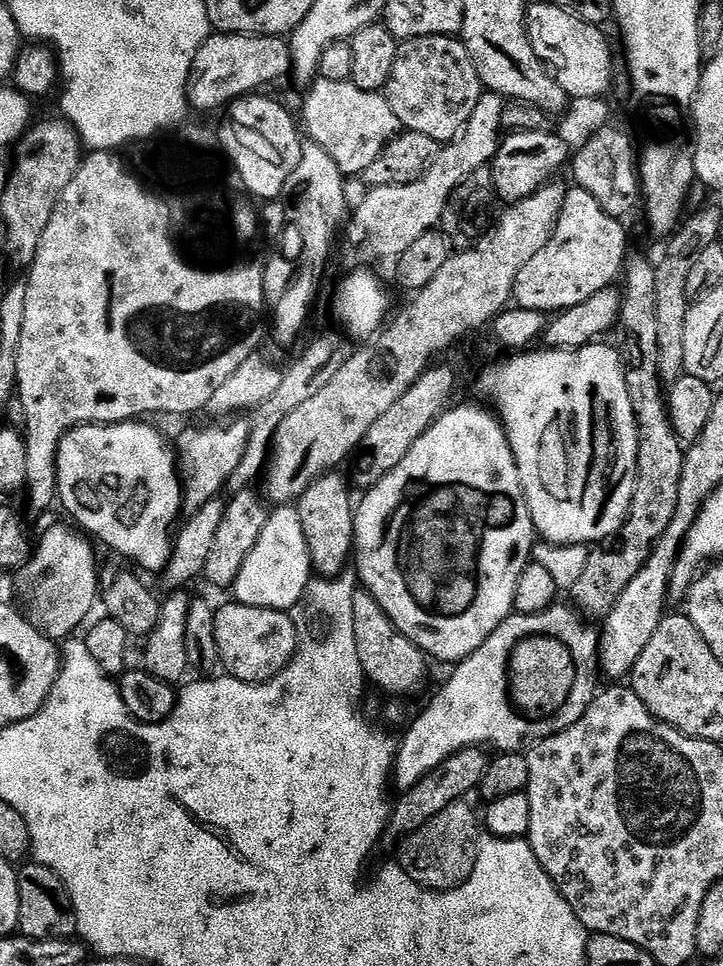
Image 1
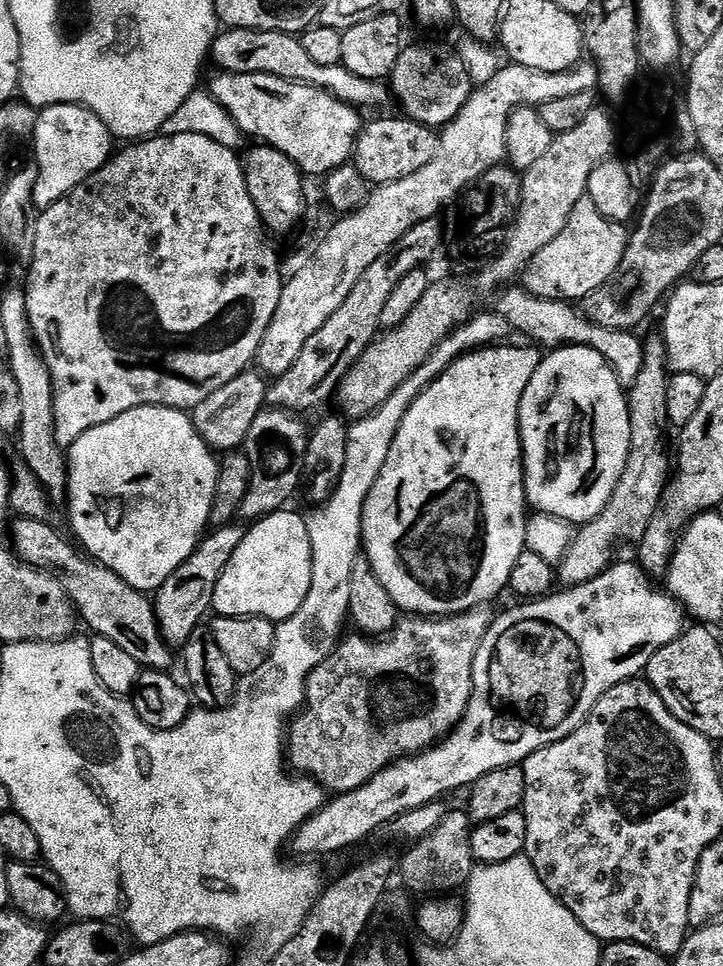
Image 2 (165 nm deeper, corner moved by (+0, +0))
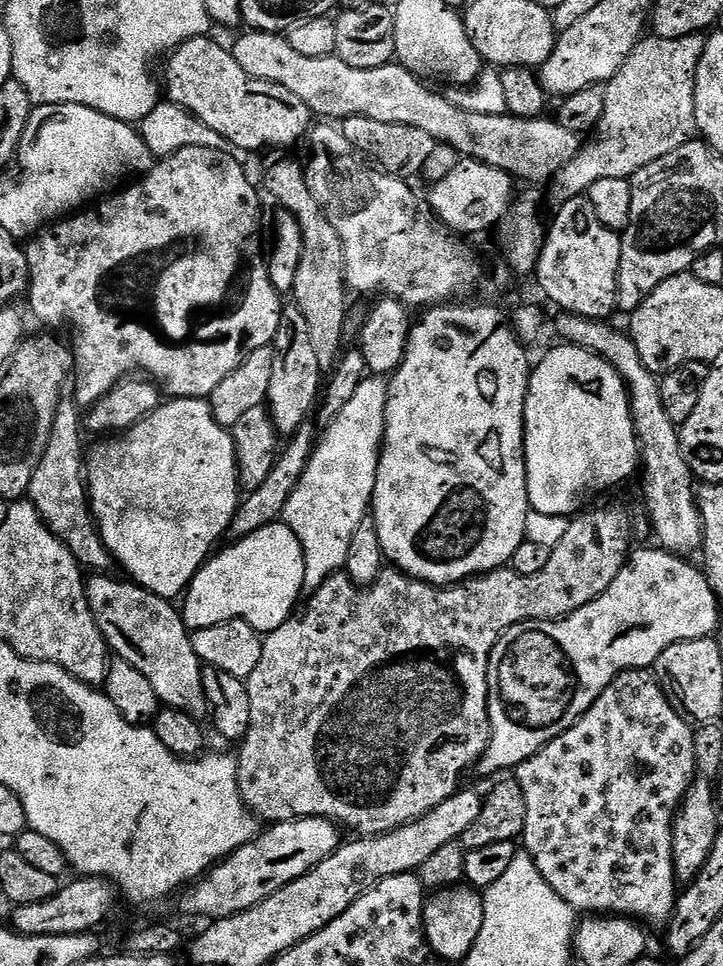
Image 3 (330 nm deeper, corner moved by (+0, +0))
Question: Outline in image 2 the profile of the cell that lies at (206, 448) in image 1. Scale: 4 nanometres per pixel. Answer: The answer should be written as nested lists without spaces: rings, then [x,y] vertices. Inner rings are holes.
[[[249,370],[226,382],[222,390],[214,390],[210,398],[198,402],[198,406],[191,409],[192,424],[209,448],[220,454],[234,452],[247,441],[254,418],[258,418],[258,414],[266,407],[268,385],[269,381],[259,371]]]

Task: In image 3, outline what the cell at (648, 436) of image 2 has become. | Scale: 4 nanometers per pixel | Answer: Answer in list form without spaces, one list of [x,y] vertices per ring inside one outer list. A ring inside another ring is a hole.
[[[596,508],[593,512],[581,511],[572,520],[570,530],[554,546],[550,554],[550,562],[546,562],[546,570],[538,574],[523,576],[511,566],[496,568],[483,576],[473,576],[461,583],[451,586],[425,584],[395,566],[385,567],[383,572],[368,588],[358,587],[352,583],[347,574],[337,574],[318,586],[318,590],[307,597],[298,619],[293,618],[278,626],[278,630],[267,633],[263,637],[262,659],[254,674],[246,681],[250,694],[250,726],[246,730],[238,748],[238,790],[246,807],[251,808],[252,815],[264,822],[279,822],[293,817],[317,816],[323,820],[335,822],[341,829],[349,828],[352,834],[365,836],[381,836],[393,832],[395,828],[406,826],[434,810],[434,806],[442,806],[446,798],[450,798],[461,787],[460,776],[475,769],[488,750],[492,740],[490,718],[488,717],[488,667],[490,654],[510,626],[521,624],[527,620],[561,620],[574,610],[582,610],[586,602],[594,602],[618,578],[622,566],[628,560],[630,547],[628,539],[632,536],[632,524],[628,516],[620,508]]]

